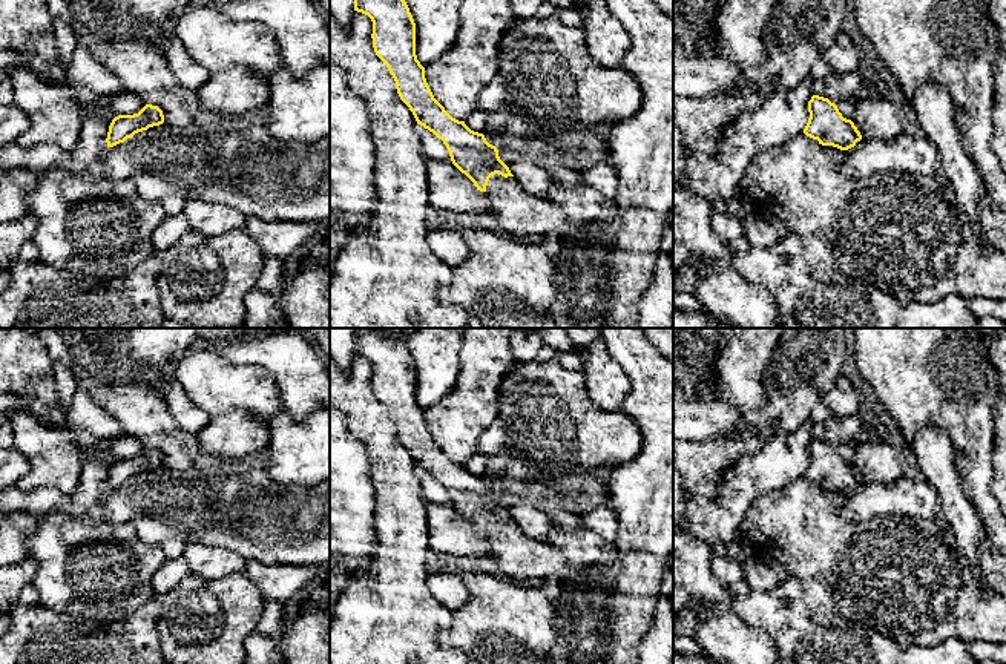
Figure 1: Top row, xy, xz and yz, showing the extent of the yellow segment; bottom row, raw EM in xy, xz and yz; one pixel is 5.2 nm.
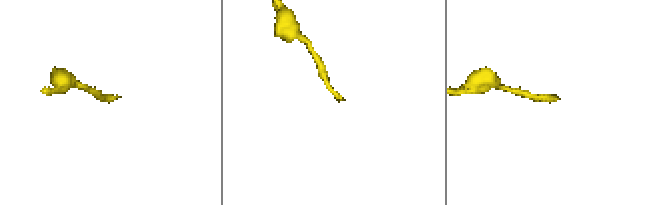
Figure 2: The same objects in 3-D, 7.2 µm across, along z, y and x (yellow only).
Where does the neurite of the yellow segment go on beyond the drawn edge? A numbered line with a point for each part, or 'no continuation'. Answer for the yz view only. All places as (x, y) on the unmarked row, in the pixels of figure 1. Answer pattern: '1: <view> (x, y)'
no continuation

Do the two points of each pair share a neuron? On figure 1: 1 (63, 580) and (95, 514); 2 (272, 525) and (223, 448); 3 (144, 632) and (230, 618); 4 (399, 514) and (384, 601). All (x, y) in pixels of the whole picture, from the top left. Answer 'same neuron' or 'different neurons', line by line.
1: same neuron
2: different neurons
3: different neurons
4: same neuron

